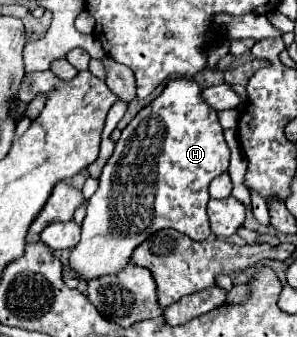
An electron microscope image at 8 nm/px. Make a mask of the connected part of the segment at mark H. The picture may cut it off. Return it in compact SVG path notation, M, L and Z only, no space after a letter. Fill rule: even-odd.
M171 79L165 85L163 93L145 109L141 109L135 119L123 129L111 159L103 167L99 189L87 201L87 215L81 225L83 233L81 241L71 253L71 267L81 273L83 281L95 279L103 273L115 273L127 265L133 249L159 229L175 229L193 241L209 239L213 235L205 211L209 201L209 183L217 175L225 173L227 167L229 147L225 143L217 111L203 99L203 87L199 87L199 83L193 79Z

